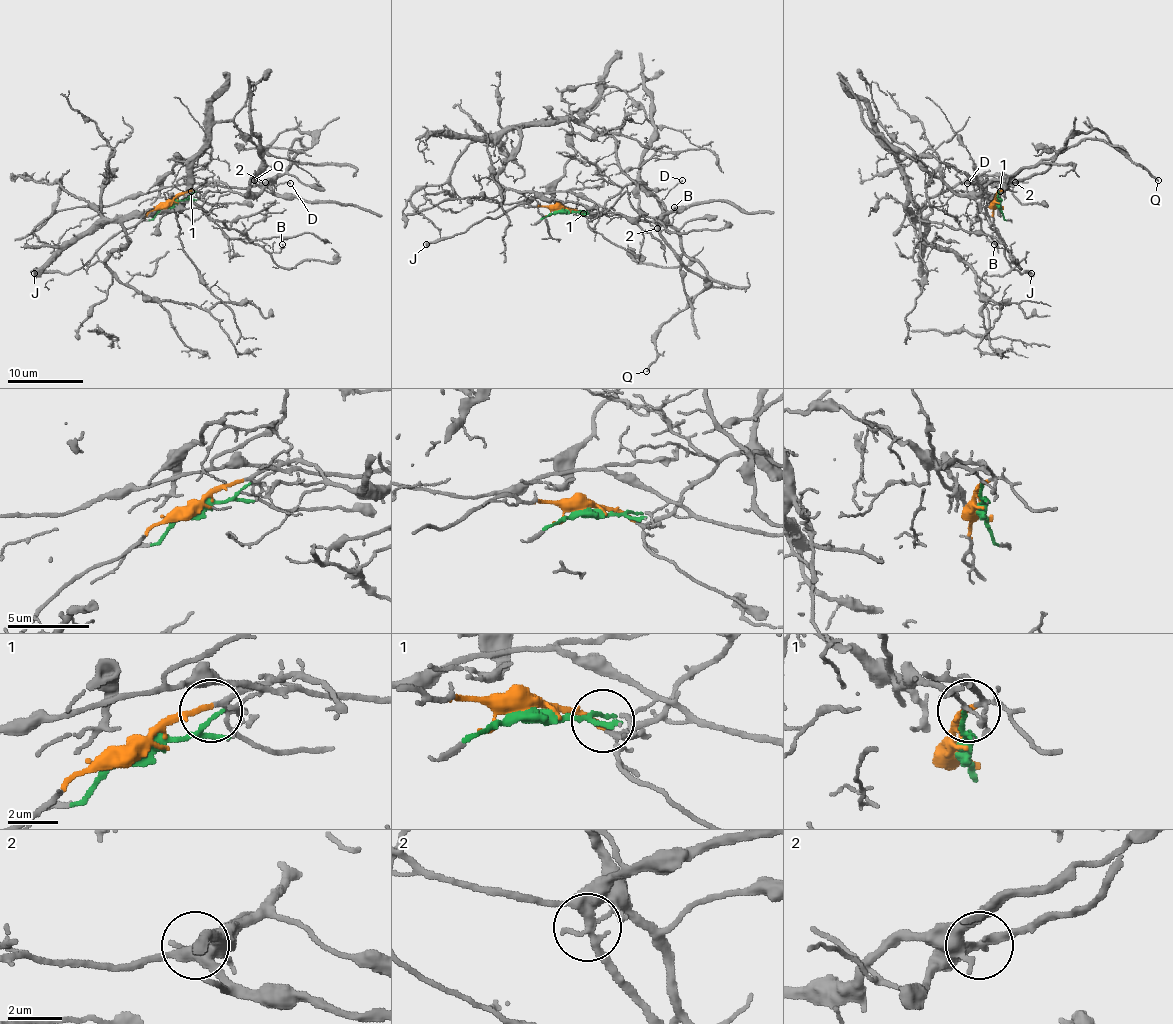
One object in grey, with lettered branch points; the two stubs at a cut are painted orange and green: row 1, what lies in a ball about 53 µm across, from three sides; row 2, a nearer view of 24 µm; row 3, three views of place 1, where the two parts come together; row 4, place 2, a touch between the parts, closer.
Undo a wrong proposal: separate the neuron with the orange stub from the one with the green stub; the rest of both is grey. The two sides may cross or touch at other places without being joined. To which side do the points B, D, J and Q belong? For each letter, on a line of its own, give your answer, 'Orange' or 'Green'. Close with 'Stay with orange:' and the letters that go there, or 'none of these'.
B: Orange
D: Green
J: Orange
Q: Green
Stay with orange: B, J

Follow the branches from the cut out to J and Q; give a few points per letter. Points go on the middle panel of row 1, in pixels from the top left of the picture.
J: (562, 209), (518, 203), (499, 216), (478, 220), (463, 232), (425, 245)
Q: (562, 211), (598, 207), (651, 220), (674, 256), (703, 279), (703, 291), (659, 329), (657, 359), (646, 370)

